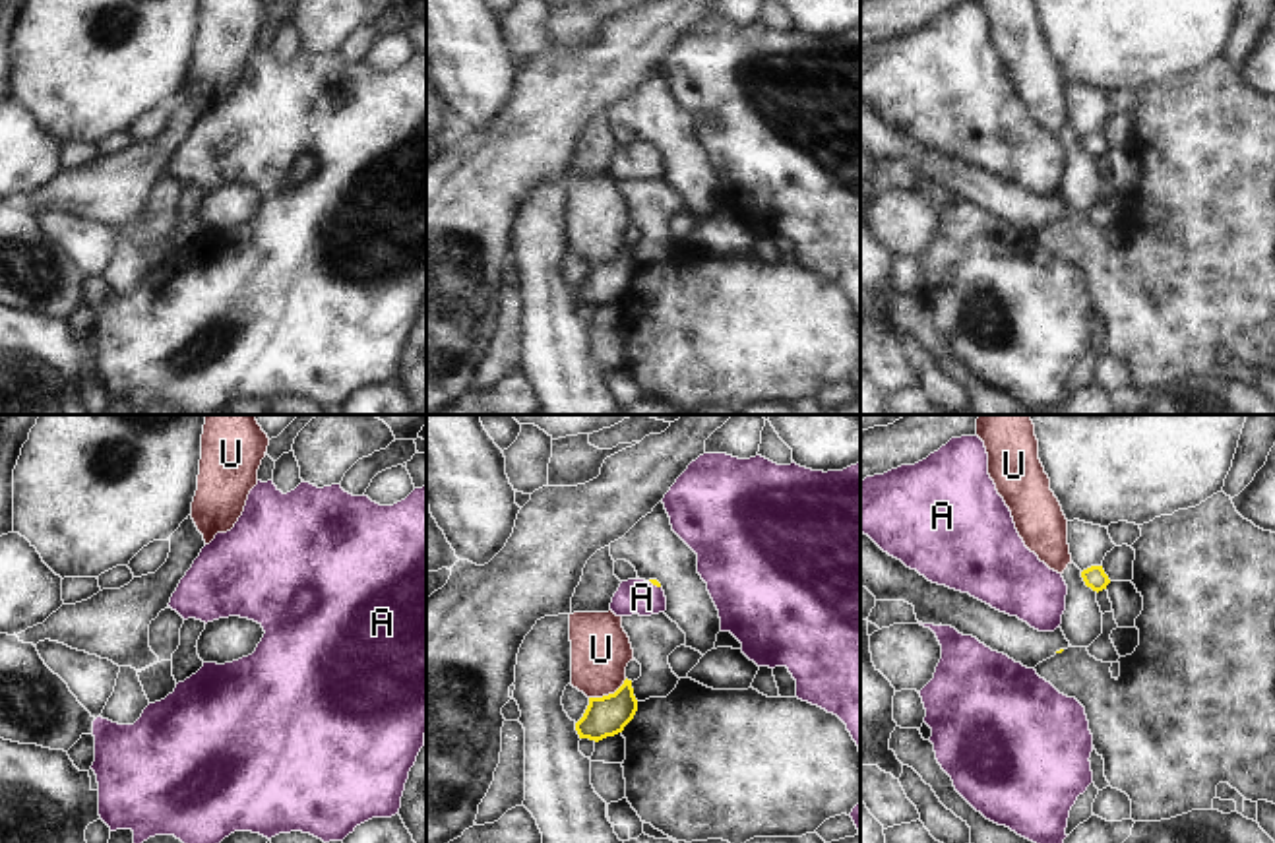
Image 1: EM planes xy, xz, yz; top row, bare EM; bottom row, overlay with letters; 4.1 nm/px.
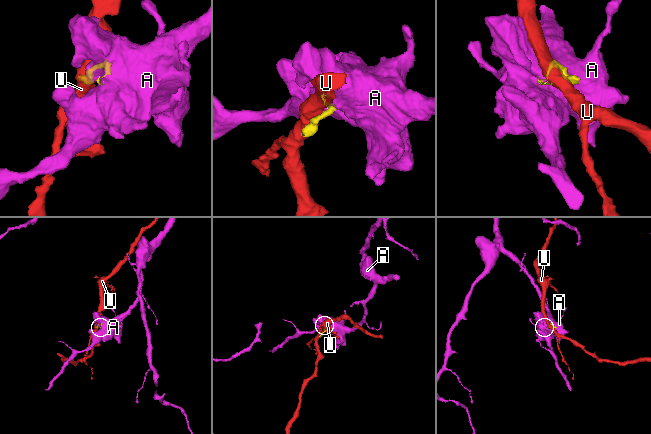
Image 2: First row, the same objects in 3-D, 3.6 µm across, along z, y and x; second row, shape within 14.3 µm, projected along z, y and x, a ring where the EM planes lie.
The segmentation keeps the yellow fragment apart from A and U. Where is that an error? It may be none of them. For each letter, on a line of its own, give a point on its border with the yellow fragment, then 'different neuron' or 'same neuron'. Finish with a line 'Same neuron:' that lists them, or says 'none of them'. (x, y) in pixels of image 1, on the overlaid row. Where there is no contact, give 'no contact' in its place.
A: xz (655, 584) | different neuron
U: xz (609, 694) | different neuron
Same neuron: none of them

